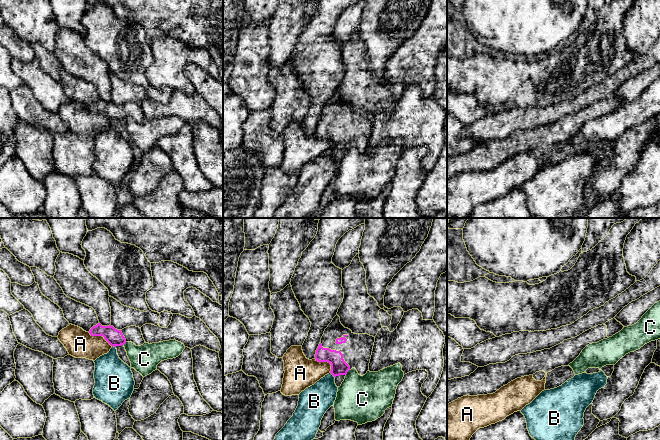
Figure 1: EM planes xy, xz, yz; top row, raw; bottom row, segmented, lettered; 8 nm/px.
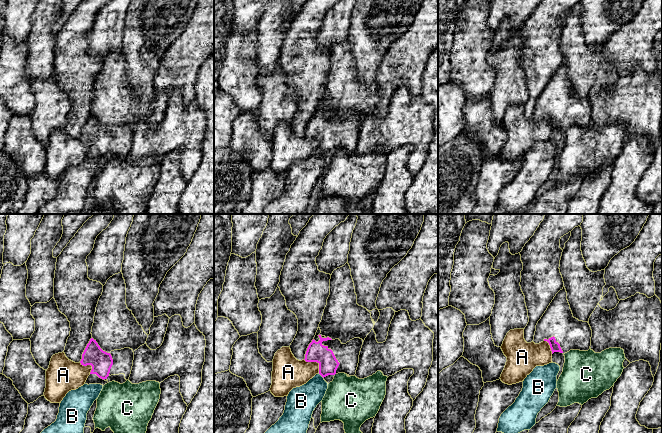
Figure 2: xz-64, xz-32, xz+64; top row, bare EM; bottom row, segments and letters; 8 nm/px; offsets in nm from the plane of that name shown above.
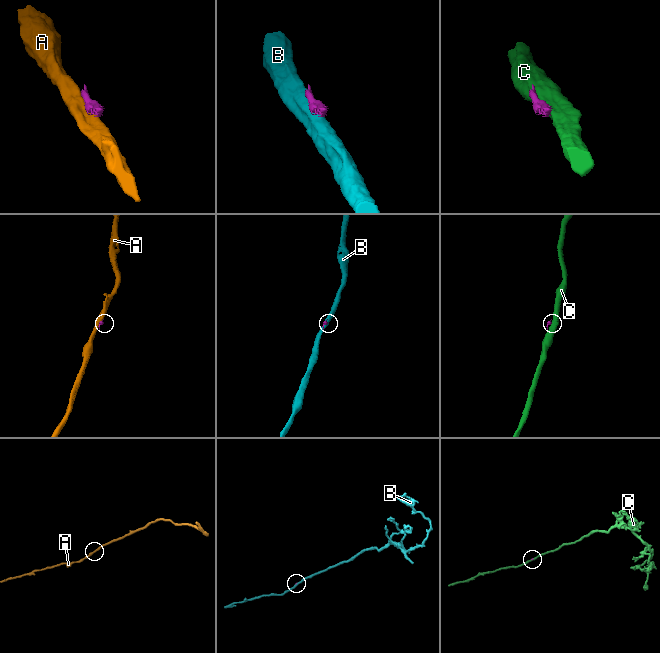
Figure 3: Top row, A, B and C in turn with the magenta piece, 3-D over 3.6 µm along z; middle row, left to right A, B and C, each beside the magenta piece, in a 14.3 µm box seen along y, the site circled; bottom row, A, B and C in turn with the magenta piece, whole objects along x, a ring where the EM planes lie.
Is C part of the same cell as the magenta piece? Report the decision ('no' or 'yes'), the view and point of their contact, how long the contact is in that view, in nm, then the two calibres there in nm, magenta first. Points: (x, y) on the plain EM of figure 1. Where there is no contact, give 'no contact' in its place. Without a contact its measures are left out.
no; contact xz (347, 147); length 60 nm; calibres 130 and 360 nm

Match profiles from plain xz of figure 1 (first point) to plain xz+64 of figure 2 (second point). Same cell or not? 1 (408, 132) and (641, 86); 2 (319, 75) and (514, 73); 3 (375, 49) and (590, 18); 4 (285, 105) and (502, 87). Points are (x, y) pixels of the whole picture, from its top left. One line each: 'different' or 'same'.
1: same
2: different
3: same
4: same

